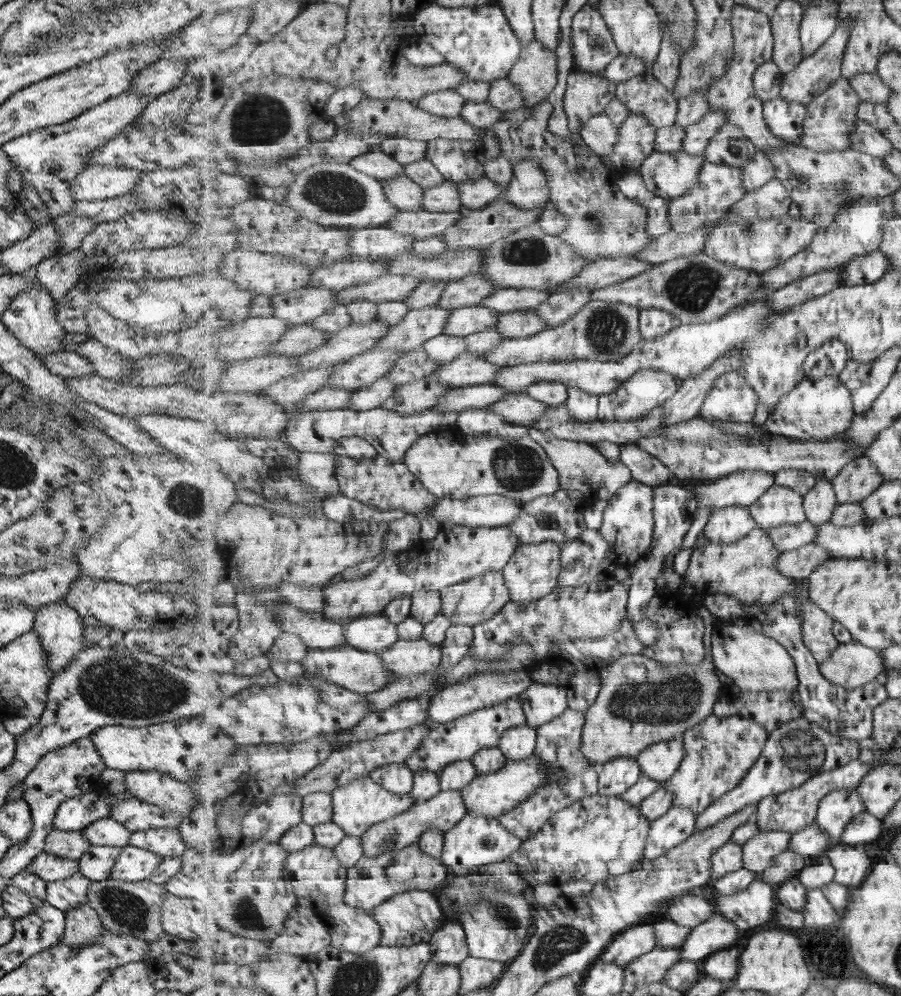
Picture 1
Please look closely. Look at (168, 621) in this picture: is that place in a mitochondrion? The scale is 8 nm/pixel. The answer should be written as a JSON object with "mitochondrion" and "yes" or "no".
{"mitochondrion":"no"}

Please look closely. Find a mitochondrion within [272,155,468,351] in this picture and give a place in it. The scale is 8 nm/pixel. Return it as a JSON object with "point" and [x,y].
{"point":[335,194]}

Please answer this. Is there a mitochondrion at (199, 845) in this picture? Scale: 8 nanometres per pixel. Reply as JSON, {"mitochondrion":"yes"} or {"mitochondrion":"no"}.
{"mitochondrion":"no"}

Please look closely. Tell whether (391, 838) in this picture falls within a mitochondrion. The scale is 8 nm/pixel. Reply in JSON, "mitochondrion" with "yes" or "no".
{"mitochondrion":"yes"}

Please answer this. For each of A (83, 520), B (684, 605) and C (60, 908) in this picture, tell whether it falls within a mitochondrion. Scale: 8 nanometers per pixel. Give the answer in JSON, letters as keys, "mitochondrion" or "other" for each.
{"A":"other","B":"other","C":"other"}

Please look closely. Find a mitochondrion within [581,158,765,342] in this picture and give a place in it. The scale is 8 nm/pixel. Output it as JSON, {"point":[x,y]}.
{"point":[692,288]}

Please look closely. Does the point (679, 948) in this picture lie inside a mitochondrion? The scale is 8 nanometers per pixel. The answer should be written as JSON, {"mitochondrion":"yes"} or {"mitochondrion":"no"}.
{"mitochondrion":"no"}

